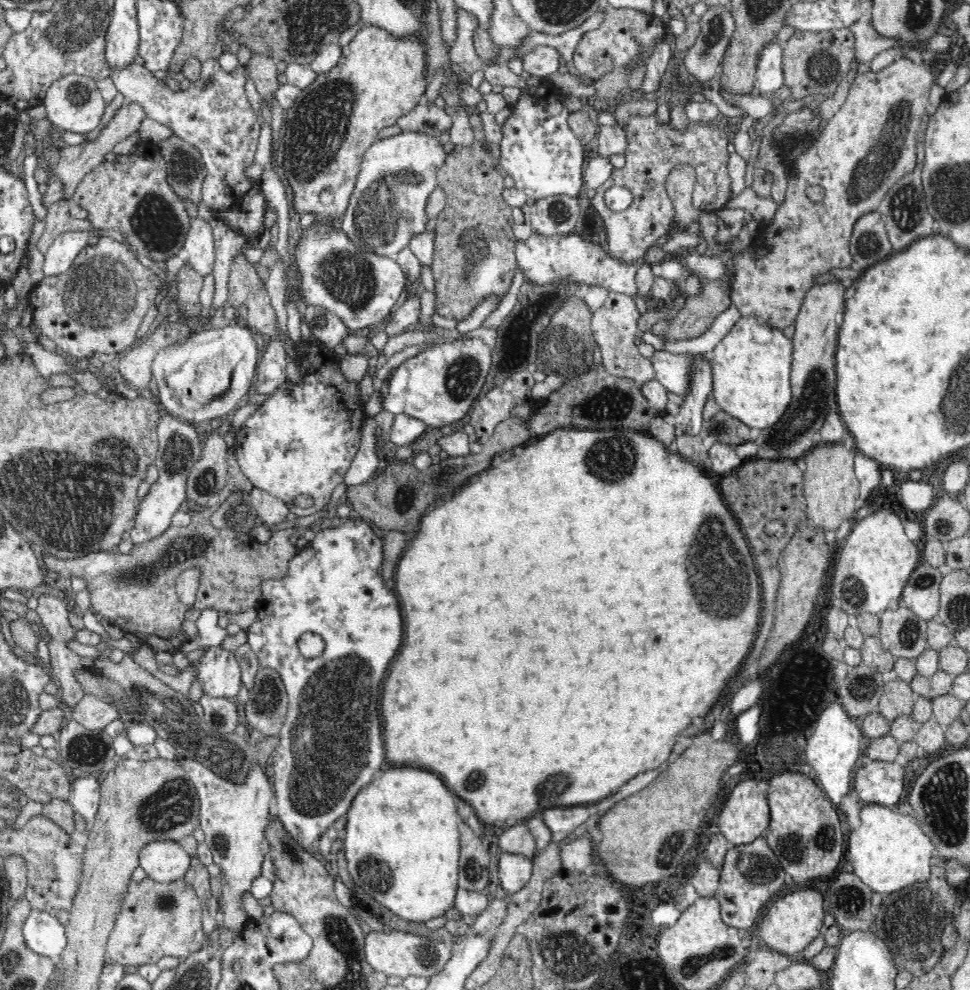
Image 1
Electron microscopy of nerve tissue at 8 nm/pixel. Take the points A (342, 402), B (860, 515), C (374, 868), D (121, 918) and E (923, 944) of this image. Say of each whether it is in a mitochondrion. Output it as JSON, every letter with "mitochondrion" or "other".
{"A":"other","B":"other","C":"mitochondrion","D":"other","E":"mitochondrion"}

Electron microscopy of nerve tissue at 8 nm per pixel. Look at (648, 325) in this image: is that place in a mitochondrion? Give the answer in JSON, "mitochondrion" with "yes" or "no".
{"mitochondrion":"no"}

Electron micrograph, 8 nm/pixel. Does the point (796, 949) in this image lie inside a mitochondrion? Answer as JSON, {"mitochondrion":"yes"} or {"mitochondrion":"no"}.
{"mitochondrion":"no"}

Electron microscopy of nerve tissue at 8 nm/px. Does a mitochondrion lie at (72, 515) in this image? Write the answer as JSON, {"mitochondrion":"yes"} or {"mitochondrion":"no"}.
{"mitochondrion":"yes"}

